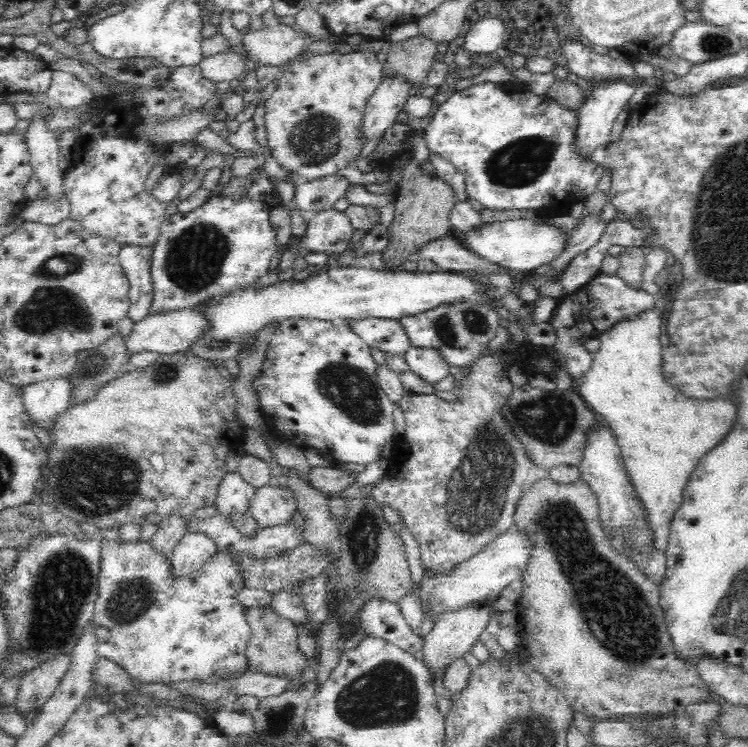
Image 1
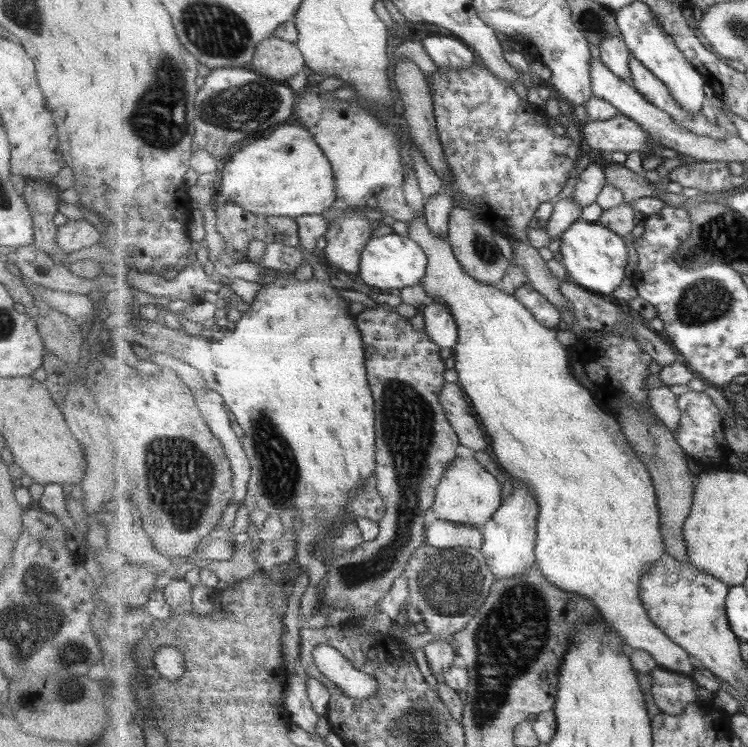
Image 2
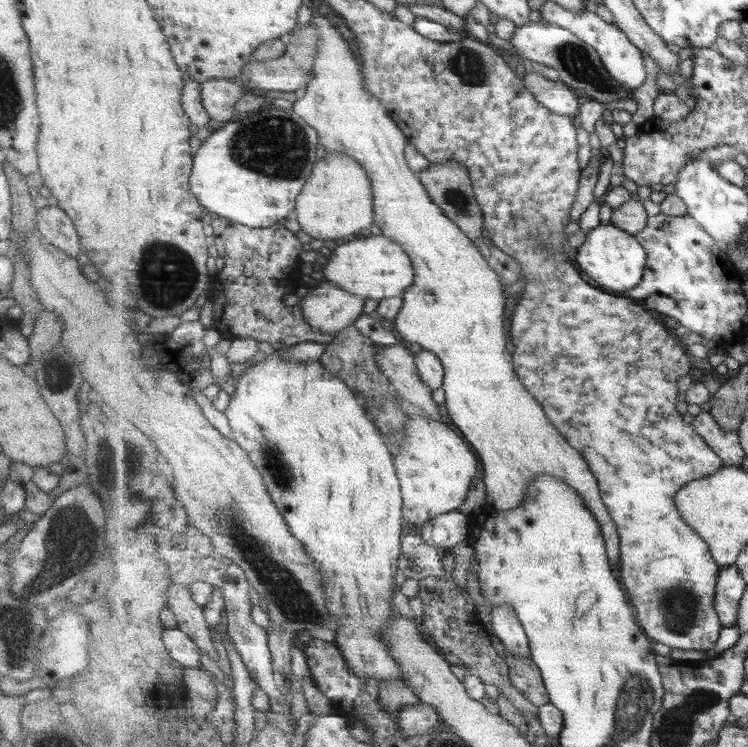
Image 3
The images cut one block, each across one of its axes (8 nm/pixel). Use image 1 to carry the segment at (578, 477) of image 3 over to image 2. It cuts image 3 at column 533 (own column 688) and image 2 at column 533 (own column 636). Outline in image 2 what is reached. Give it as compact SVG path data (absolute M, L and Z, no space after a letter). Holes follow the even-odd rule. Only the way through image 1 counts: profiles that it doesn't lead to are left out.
M405 165L403 169L404 195L410 207L416 212L415 218L408 222L407 236L413 238L413 241L419 244L419 247L428 256L427 274L422 278L421 285L428 294L429 300L440 300L440 302L444 302L449 307L458 324L458 343L452 350L455 358L455 365L453 367L459 376L457 383L466 394L466 398L473 405L476 415L481 420L482 427L486 430L491 442L493 453L495 453L498 459L497 464L500 469L505 474L513 476L516 483L527 485L537 497L537 503L539 503L539 509L541 509L538 521L538 543L536 546L537 566L555 587L565 592L571 592L574 595L587 597L600 610L605 620L609 621L613 628L619 632L630 649L636 648L647 651L657 662L658 666L664 669L691 675L691 672L694 670L693 663L691 662L691 657L693 656L674 640L671 640L663 632L663 629L660 629L650 619L641 598L641 580L643 580L643 576L660 558L667 554L666 545L660 531L661 512L659 511L657 489L655 489L655 482L651 479L651 473L649 473L647 465L637 457L635 449L633 449L629 439L627 439L627 435L623 432L617 415L607 412L606 408L598 404L593 392L583 388L574 378L572 368L570 367L571 357L567 356L567 348L557 340L557 328L552 329L547 325L541 324L517 296L499 288L498 285L477 280L466 271L461 261L455 256L455 251L451 247L450 242L443 240L443 237L437 236L427 222L426 209L424 208L427 200L425 200L421 188L419 188L419 180L415 176L413 165Z

